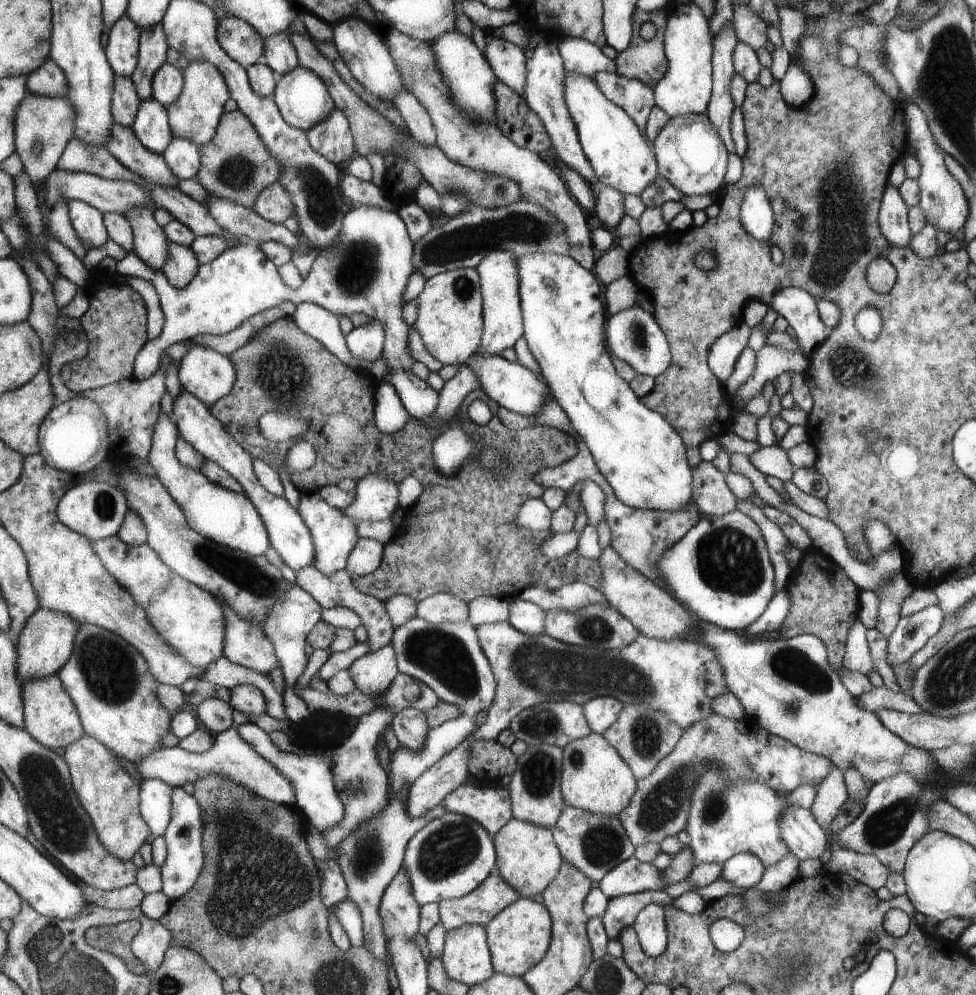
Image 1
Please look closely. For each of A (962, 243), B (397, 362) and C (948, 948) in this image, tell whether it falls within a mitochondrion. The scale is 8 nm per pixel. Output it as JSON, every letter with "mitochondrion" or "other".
{"A":"other","B":"other","C":"other"}

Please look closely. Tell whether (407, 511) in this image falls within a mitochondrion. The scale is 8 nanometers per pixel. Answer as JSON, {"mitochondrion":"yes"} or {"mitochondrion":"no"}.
{"mitochondrion":"no"}

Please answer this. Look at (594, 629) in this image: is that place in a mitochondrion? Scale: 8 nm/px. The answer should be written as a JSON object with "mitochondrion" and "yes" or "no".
{"mitochondrion":"yes"}

